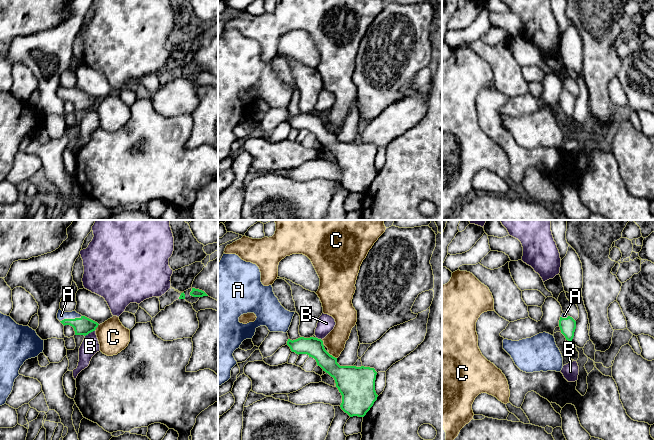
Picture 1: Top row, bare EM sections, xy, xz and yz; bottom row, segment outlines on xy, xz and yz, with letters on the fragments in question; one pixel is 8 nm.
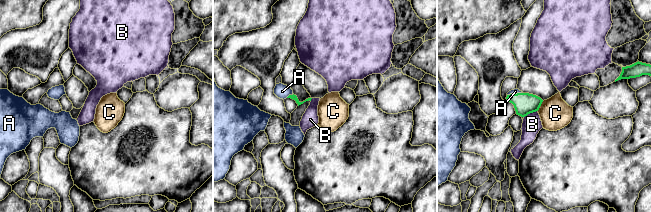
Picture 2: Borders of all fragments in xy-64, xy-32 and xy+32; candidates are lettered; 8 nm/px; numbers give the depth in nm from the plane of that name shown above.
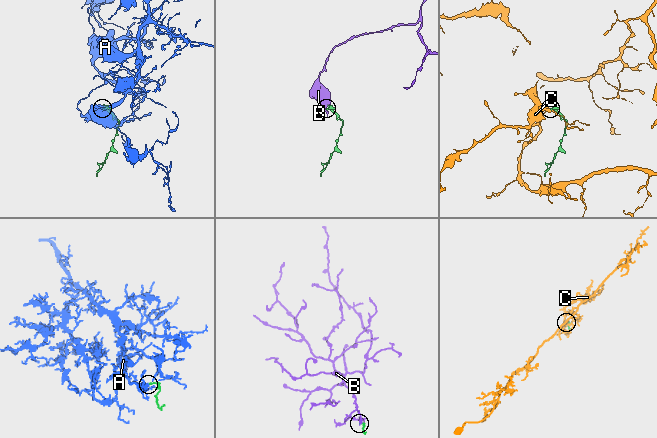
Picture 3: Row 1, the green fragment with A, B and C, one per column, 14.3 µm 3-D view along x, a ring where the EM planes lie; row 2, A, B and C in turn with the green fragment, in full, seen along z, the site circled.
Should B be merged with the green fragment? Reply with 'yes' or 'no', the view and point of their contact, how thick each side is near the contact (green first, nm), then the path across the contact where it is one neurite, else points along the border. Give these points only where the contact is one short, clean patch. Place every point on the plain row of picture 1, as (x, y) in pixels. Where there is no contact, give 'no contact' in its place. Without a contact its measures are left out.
no | xy (89, 108) | 140/150 nm | along xy (94, 106), (85, 112)

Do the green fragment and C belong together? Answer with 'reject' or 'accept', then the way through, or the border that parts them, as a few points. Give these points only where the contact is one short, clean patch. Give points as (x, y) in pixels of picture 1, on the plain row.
reject; border along xz (327, 128), (336, 134)

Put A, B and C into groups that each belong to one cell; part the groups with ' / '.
A / B / C

